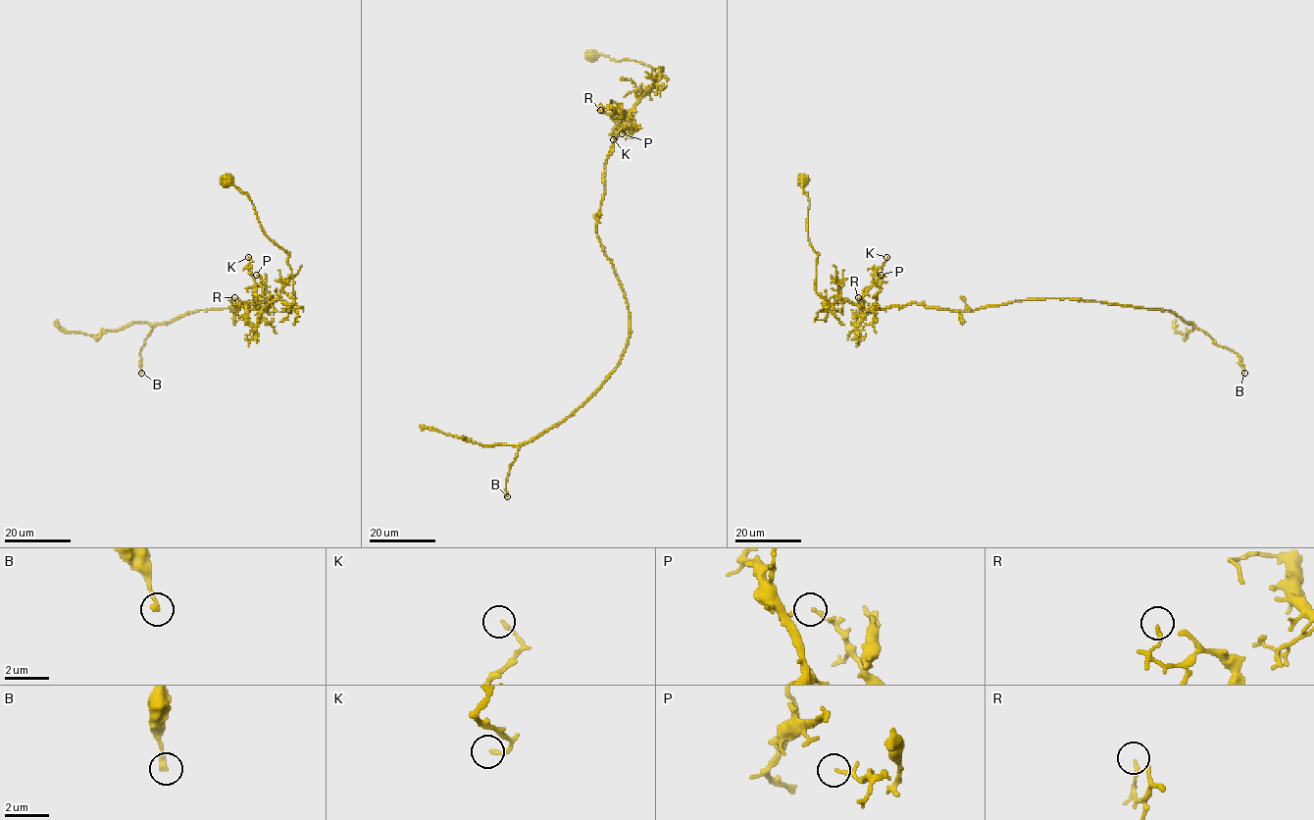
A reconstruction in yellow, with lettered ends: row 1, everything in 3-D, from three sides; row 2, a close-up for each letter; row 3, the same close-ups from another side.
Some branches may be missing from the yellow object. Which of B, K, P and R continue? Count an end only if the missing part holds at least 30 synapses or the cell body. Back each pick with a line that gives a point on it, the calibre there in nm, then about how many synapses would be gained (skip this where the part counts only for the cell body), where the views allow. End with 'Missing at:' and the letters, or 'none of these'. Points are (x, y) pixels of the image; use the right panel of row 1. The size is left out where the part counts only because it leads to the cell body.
Missing at: none of these

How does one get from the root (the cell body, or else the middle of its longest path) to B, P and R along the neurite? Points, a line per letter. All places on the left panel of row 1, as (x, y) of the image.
B: (227, 179), (289, 254), (294, 303), (231, 309), (259, 298), (160, 323), (141, 348), (141, 373)
P: (227, 179), (289, 254), (294, 303), (276, 299), (261, 310), (255, 299), (265, 284), (256, 275)
R: (227, 179), (246, 193), (263, 231), (289, 254), (294, 303), (276, 299), (253, 326), (247, 306), (234, 297)

